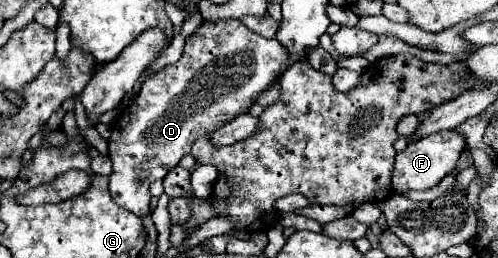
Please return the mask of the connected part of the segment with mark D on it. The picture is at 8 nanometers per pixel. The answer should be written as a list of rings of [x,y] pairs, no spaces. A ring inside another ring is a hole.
[[[225,20],[217,24],[201,24],[201,28],[187,38],[183,56],[177,64],[167,66],[165,70],[159,70],[153,78],[145,80],[137,98],[131,102],[131,106],[117,118],[117,122],[111,128],[109,138],[109,158],[113,162],[113,174],[111,174],[111,196],[121,206],[137,216],[149,214],[149,184],[153,180],[161,180],[169,168],[177,166],[179,160],[189,154],[189,148],[197,136],[213,134],[217,128],[225,126],[239,114],[247,114],[249,108],[255,104],[257,96],[265,92],[291,64],[289,52],[283,44],[279,44],[275,38],[263,38],[255,32],[251,32],[241,20]]]

